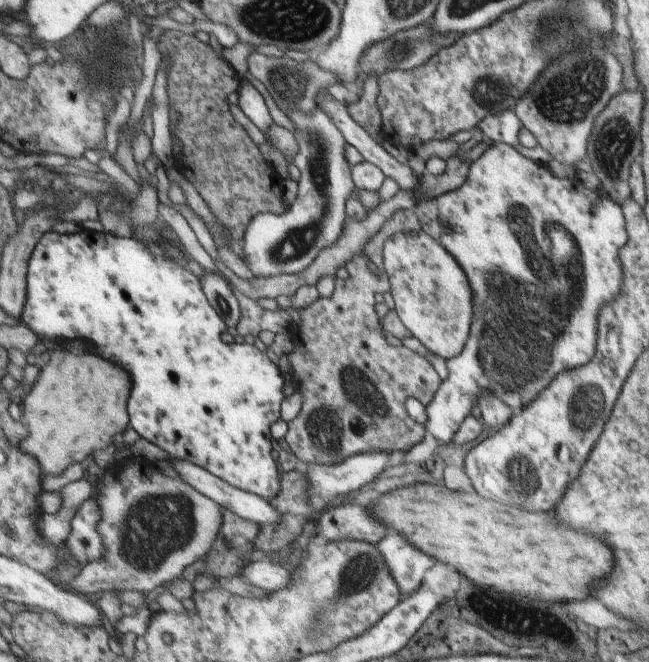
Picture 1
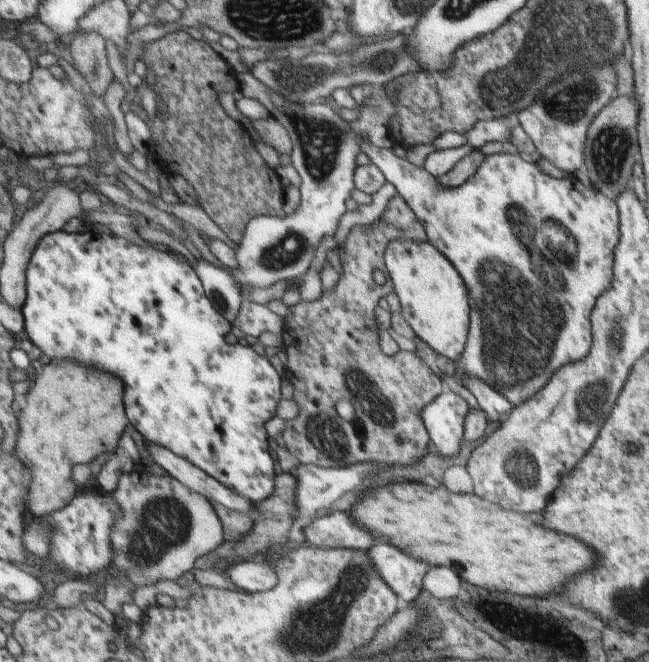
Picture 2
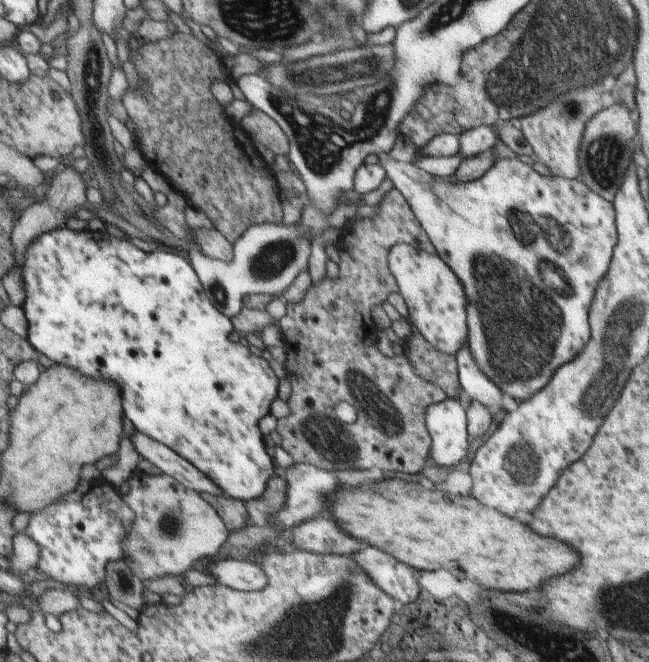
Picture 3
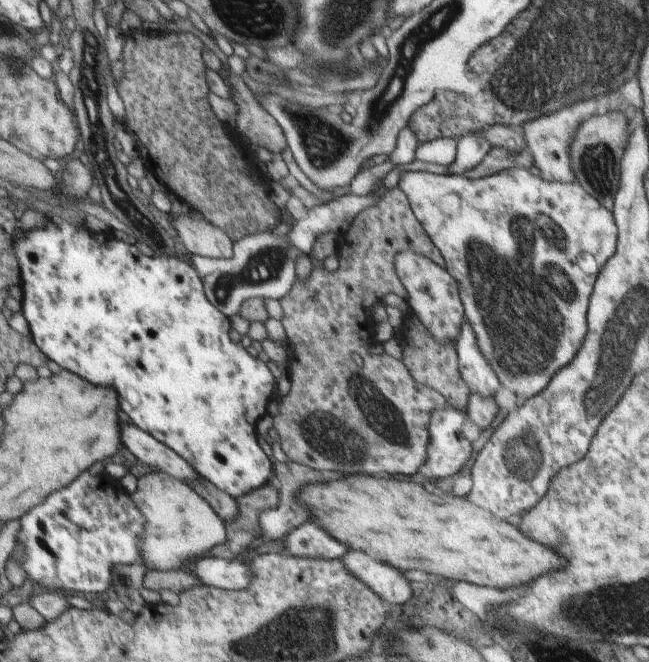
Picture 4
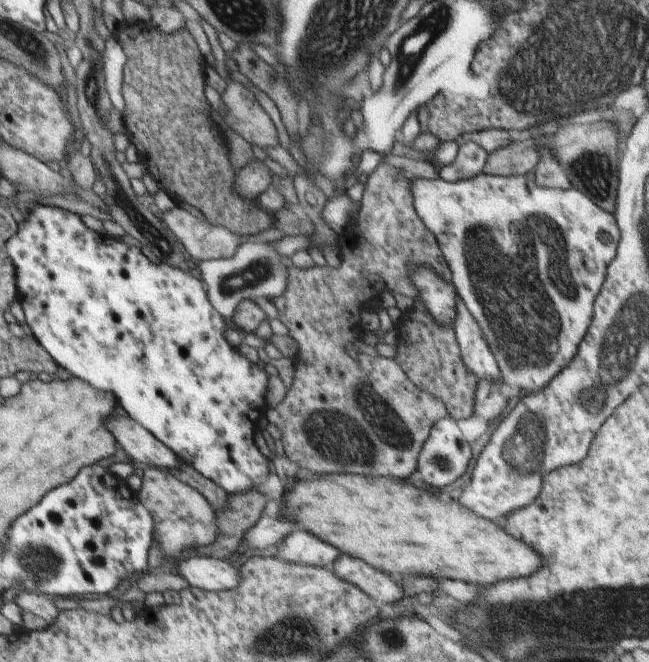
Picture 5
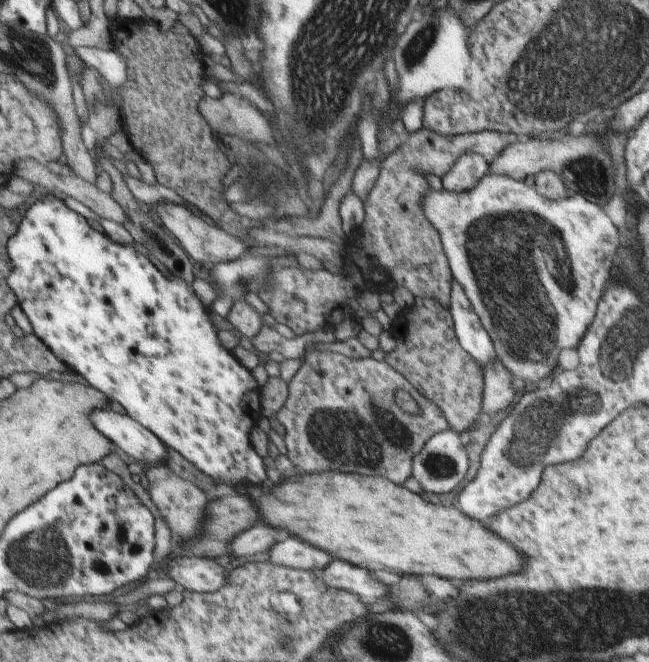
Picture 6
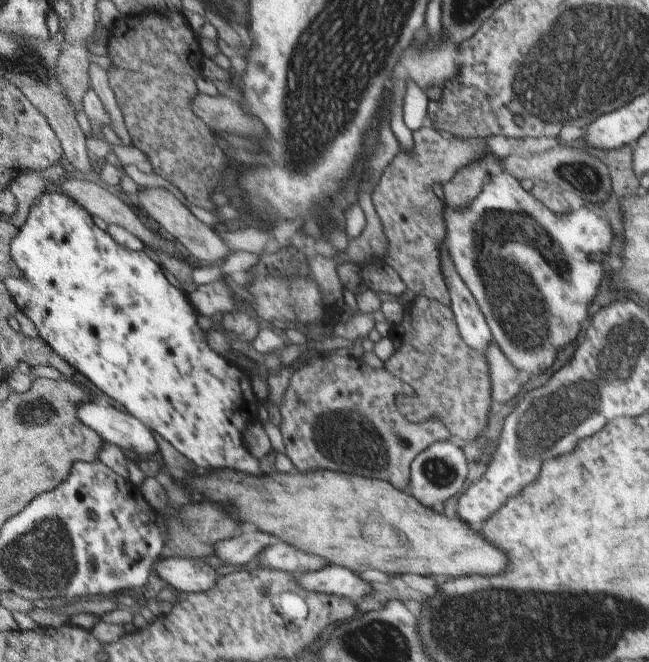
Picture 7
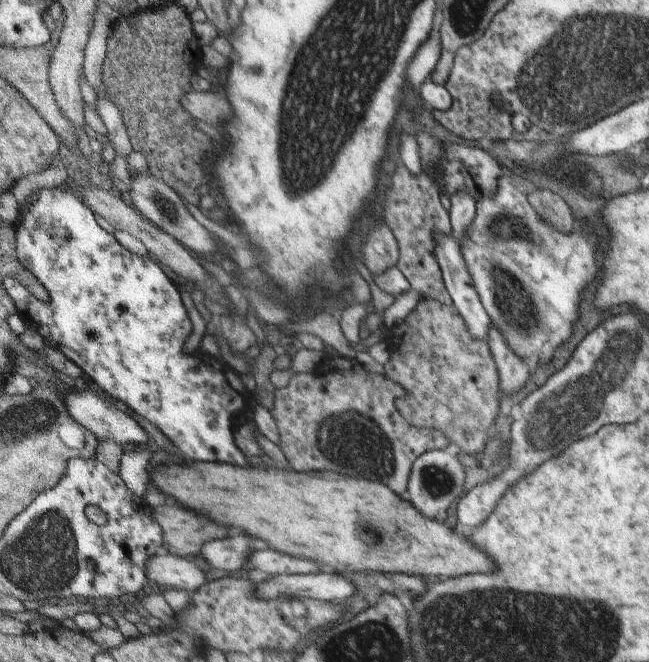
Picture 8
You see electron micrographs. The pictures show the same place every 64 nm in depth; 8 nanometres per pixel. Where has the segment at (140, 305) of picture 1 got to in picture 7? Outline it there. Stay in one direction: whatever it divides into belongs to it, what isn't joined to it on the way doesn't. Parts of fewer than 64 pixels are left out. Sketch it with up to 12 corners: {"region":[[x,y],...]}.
{"region":[[42,193],[5,283],[200,468],[260,474],[246,372],[148,250]]}

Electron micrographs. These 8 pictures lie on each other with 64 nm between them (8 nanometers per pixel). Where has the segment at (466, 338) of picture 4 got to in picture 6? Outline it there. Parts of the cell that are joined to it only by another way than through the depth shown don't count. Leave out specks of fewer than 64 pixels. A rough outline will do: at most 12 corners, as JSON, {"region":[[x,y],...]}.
{"region":[[451,280],[450,312],[464,350],[487,368],[497,352],[490,332]]}

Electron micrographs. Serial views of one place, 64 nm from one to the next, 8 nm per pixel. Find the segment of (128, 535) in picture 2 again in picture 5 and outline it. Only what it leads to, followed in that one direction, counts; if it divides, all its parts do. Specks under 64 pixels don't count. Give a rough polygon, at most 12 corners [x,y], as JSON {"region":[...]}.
{"region":[[144,467],[141,501],[165,556],[211,545],[216,512],[168,468]]}

